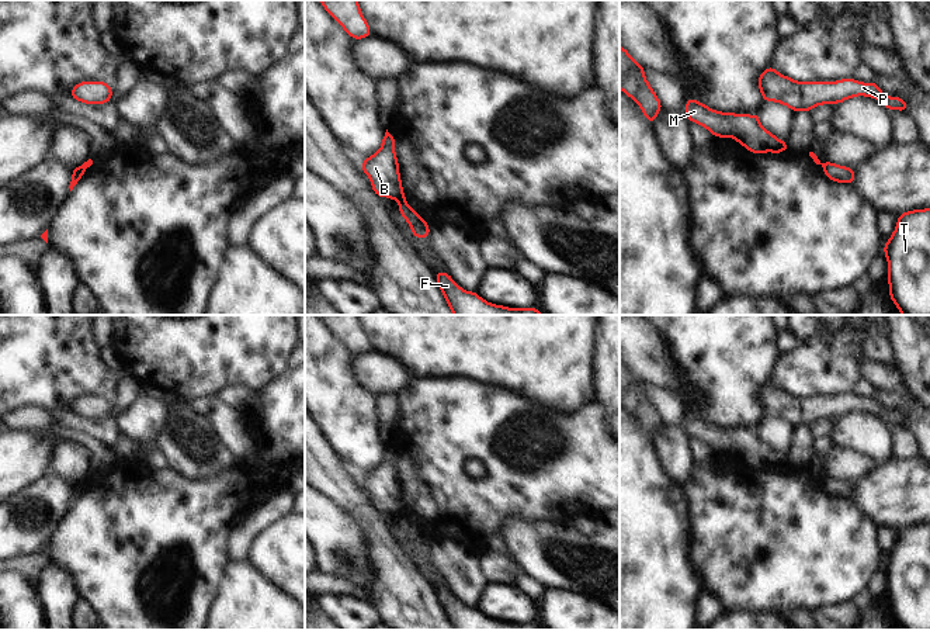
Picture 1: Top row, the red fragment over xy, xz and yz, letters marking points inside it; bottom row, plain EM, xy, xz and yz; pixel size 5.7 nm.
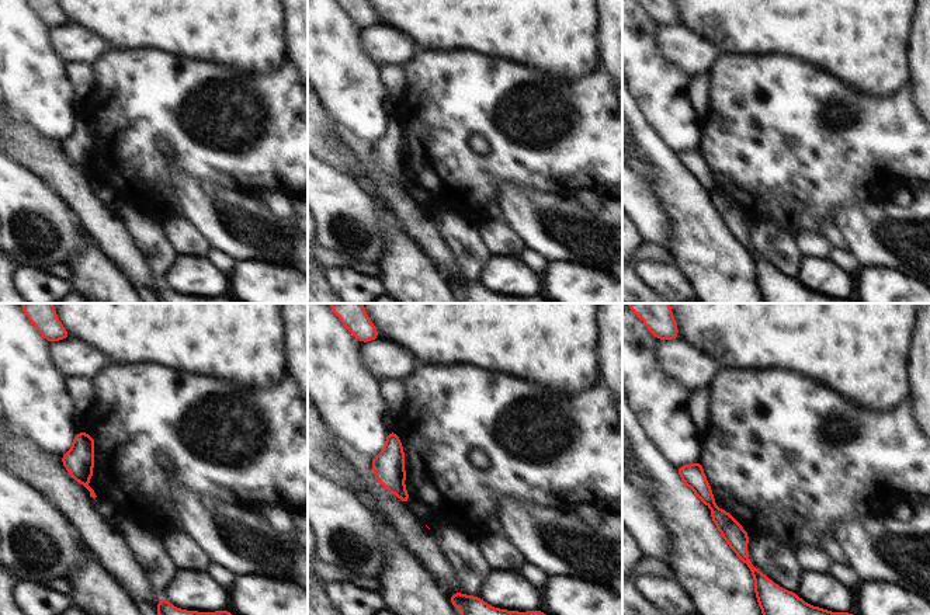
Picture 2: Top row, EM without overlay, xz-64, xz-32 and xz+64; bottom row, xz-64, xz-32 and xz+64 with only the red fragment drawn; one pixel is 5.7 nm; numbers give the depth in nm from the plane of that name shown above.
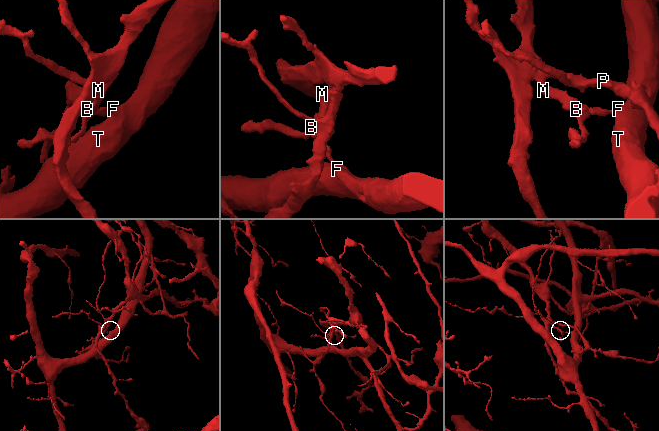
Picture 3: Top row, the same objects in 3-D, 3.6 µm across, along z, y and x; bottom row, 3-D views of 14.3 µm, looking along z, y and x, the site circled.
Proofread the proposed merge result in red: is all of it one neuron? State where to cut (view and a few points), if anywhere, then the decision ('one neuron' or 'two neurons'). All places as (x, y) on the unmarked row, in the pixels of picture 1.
cut in xz along (399, 515), (405, 516); two neurons

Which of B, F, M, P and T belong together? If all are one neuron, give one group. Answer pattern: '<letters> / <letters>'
B M P / F T

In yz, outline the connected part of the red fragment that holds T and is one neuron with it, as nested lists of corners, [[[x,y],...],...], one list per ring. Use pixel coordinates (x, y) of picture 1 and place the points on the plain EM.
[[[930,523],[898,530],[884,568],[896,623],[902,630],[930,630]]]

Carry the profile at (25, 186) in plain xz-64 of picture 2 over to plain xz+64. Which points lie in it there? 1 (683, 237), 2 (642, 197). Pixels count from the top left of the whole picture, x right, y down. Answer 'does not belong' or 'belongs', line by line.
1: does not belong
2: belongs

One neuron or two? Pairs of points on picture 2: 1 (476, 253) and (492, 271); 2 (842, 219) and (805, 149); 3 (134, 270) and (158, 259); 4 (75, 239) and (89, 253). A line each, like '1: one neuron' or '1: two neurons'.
1: two neurons
2: two neurons
3: two neurons
4: two neurons

